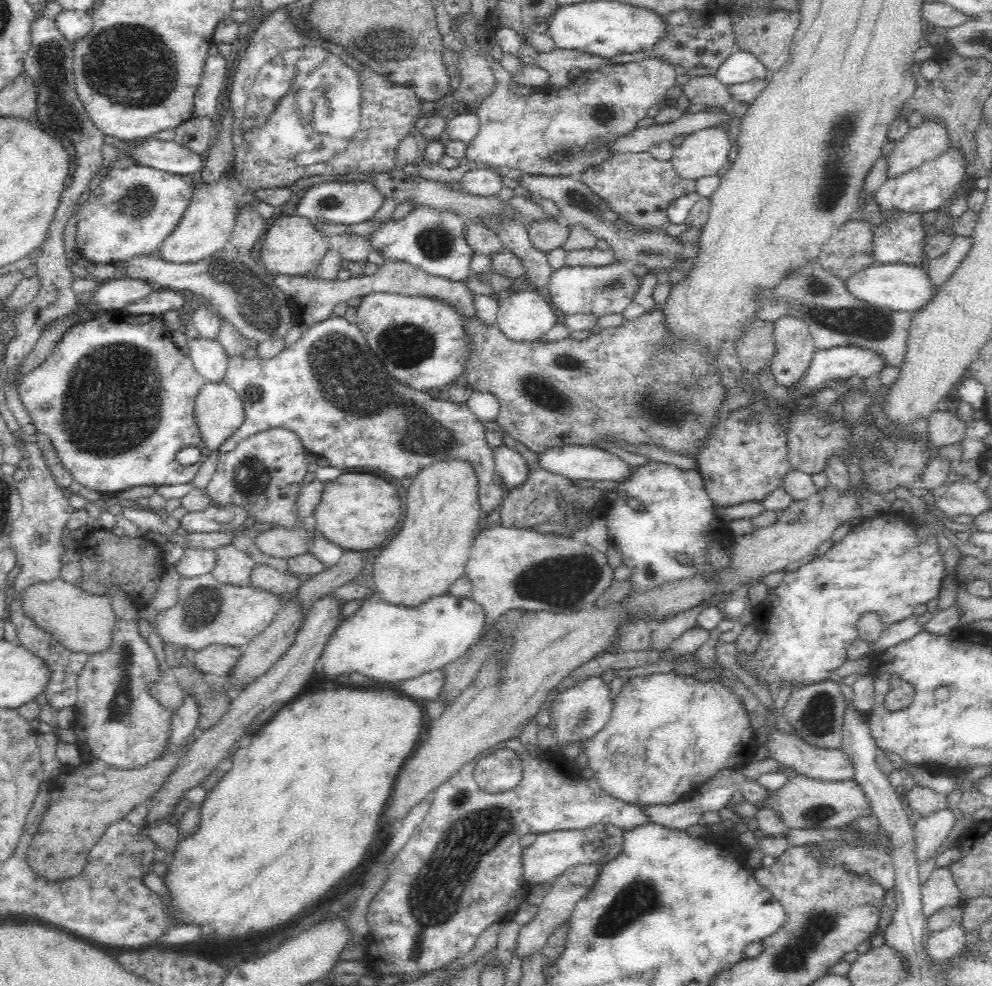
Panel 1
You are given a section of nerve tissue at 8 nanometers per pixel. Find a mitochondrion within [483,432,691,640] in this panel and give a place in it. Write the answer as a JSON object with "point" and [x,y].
{"point":[562,582]}

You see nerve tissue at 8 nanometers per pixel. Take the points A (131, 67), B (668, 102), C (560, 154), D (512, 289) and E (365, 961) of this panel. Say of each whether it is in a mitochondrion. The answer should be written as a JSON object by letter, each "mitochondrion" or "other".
{"A":"mitochondrion","B":"other","C":"mitochondrion","D":"other","E":"other"}

